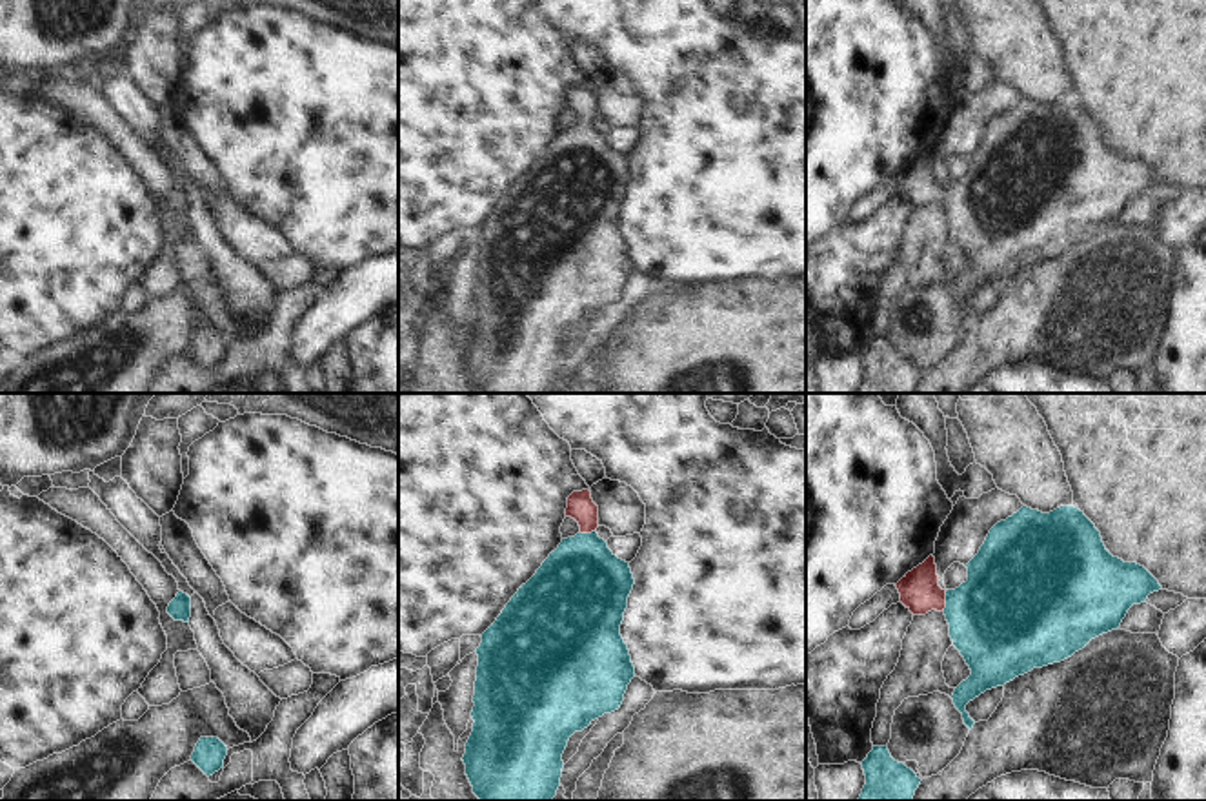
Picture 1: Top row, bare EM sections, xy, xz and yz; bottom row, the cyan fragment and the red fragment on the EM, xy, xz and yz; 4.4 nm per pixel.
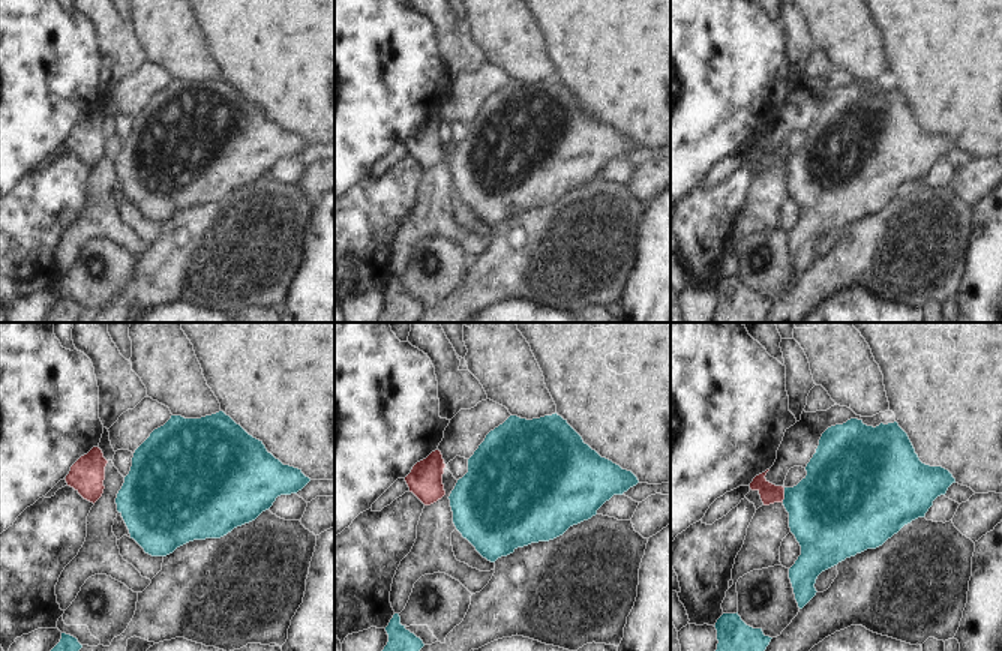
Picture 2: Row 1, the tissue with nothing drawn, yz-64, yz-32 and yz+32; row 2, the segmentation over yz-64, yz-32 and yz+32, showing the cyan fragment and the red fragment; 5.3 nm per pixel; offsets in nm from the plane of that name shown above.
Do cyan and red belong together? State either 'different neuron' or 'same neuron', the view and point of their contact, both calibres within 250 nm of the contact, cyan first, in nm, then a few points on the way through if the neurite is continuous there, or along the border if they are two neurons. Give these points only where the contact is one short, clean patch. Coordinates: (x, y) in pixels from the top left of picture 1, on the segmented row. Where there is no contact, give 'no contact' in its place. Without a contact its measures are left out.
same neuron; contact yz (946, 601); calibres 460 and 180 nm; way yz (999, 619), (946, 601), (919, 590)

